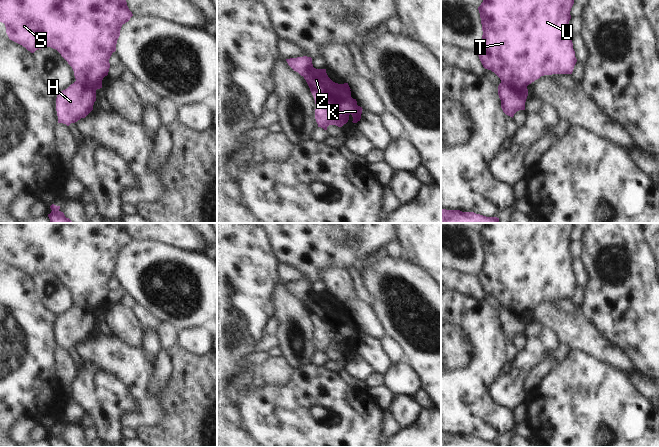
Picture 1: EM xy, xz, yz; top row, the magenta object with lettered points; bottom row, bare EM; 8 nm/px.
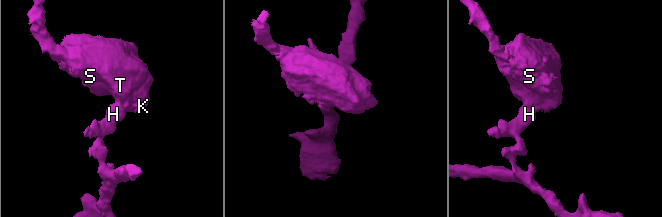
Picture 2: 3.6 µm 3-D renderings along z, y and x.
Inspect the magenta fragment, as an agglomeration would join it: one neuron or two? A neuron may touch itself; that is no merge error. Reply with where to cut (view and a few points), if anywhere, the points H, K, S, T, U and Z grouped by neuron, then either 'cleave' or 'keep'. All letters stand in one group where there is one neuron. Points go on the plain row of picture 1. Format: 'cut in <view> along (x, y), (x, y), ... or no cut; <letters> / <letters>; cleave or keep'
cut in yz along (501, 305), (515, 310), (526, 320); H / K S T U Z; cleave

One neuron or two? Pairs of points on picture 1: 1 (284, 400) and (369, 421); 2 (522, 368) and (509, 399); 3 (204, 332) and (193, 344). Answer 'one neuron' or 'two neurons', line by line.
1: one neuron
2: one neuron
3: one neuron

